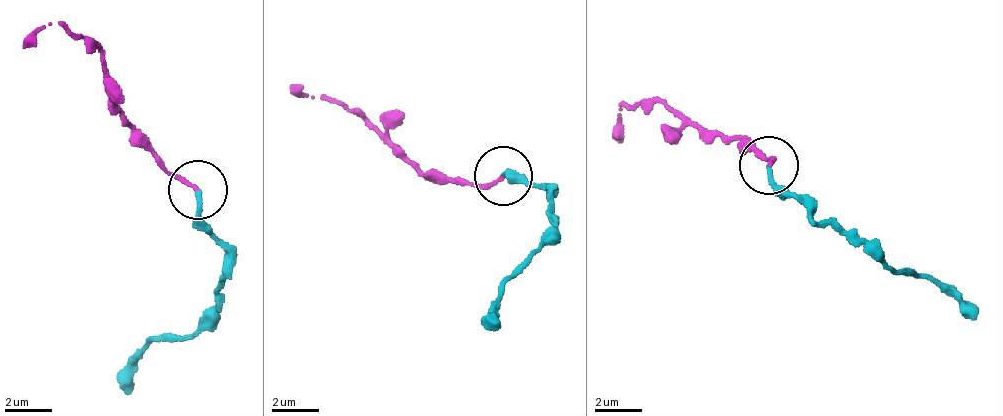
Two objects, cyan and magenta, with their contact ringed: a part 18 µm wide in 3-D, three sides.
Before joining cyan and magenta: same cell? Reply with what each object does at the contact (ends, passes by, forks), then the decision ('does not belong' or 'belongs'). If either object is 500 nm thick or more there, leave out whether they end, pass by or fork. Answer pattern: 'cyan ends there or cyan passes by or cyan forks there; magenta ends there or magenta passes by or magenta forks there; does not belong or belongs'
cyan ends there; magenta ends there; belongs

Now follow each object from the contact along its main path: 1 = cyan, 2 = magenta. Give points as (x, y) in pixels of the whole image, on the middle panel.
1: (502, 174), (505, 167), (546, 189), (549, 194), (552, 236), (538, 245), (502, 288), (496, 331)
2: (502, 174), (462, 187), (442, 182), (367, 125), (314, 99), (290, 92)

